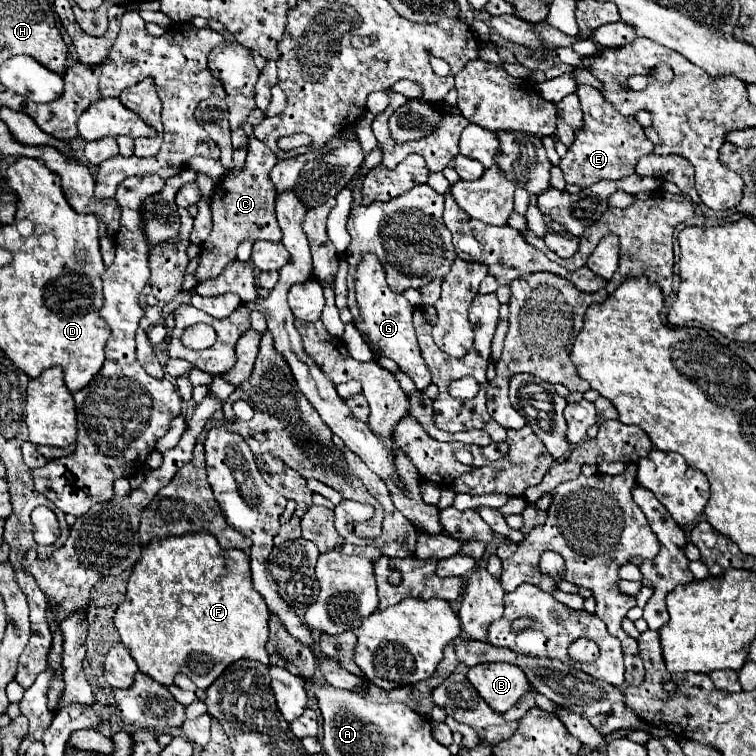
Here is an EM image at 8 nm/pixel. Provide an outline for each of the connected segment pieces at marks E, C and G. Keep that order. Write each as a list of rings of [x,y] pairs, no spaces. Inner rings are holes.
[[[580,86],[578,92],[584,112],[584,126],[576,134],[572,146],[568,146],[568,154],[560,160],[560,170],[568,184],[580,184],[588,188],[600,180],[618,180],[634,174],[636,162],[652,154],[654,144],[646,138],[644,128],[636,122],[634,116],[622,116],[602,94],[592,86]]]
[[[242,122],[244,132],[250,136],[250,148],[248,148],[248,158],[246,166],[238,176],[232,178],[222,178],[212,194],[212,220],[214,228],[208,236],[208,240],[200,246],[200,266],[196,270],[198,282],[204,282],[208,278],[220,276],[224,266],[232,260],[236,260],[236,248],[242,240],[272,240],[280,242],[282,232],[276,222],[274,214],[274,200],[276,200],[276,188],[270,182],[270,170],[276,164],[276,156],[264,146],[264,142],[252,138],[252,124]]]
[[[372,252],[362,254],[362,260],[358,262],[358,268],[354,274],[354,282],[356,282],[356,302],[360,308],[360,320],[354,324],[356,324],[358,332],[362,334],[362,338],[366,340],[366,344],[370,346],[370,350],[374,354],[392,358],[398,364],[398,368],[414,380],[414,384],[420,392],[426,390],[430,384],[430,370],[428,370],[426,362],[420,358],[416,332],[412,326],[412,312],[414,312],[412,304],[402,294],[388,290],[384,268],[382,268],[378,256]]]

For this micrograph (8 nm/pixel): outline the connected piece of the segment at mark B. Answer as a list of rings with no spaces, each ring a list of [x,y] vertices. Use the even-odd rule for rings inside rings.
[[[502,662],[472,666],[466,676],[486,704],[498,714],[510,710],[522,698],[522,694],[530,692],[532,688],[518,666]]]

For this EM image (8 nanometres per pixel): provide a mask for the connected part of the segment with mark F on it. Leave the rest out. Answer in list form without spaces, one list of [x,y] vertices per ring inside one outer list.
[[[198,532],[152,540],[144,546],[142,558],[136,562],[132,576],[128,578],[126,600],[114,614],[114,626],[140,672],[152,676],[164,686],[170,686],[174,674],[182,672],[192,678],[198,688],[206,690],[232,662],[240,658],[252,658],[268,664],[268,618],[270,612],[266,602],[252,588],[248,556],[236,548],[222,550],[210,532]]]

